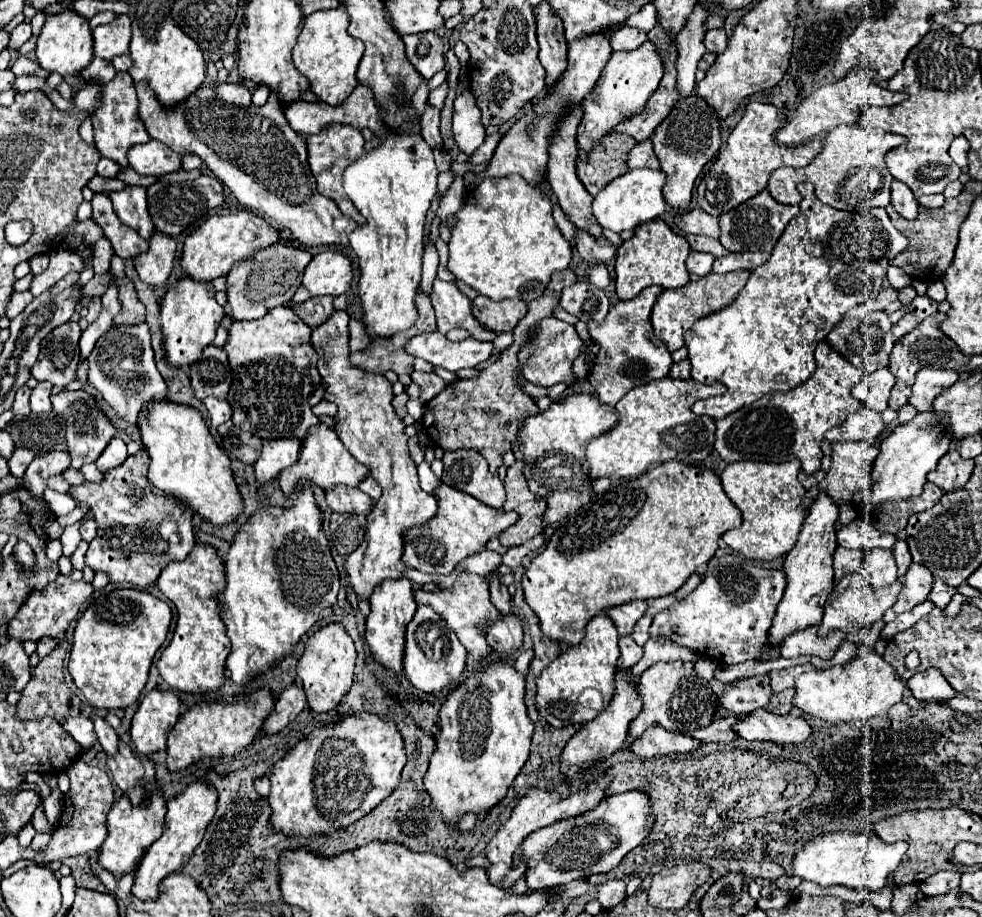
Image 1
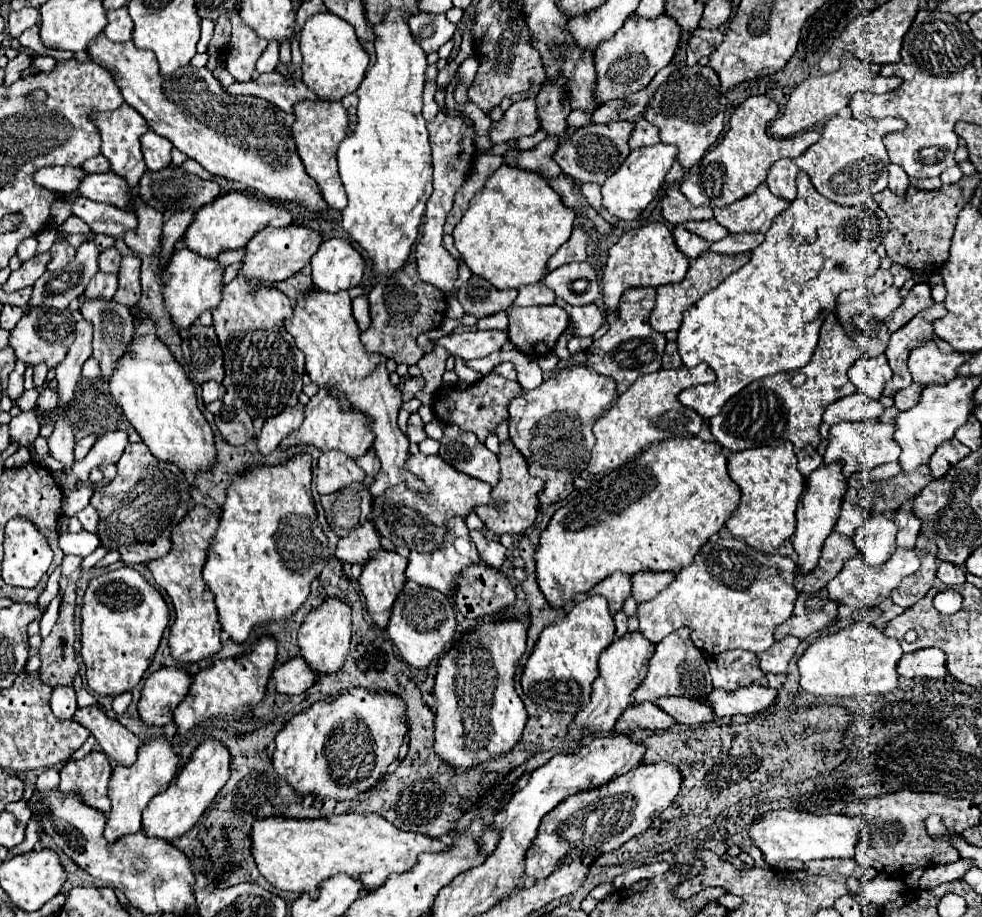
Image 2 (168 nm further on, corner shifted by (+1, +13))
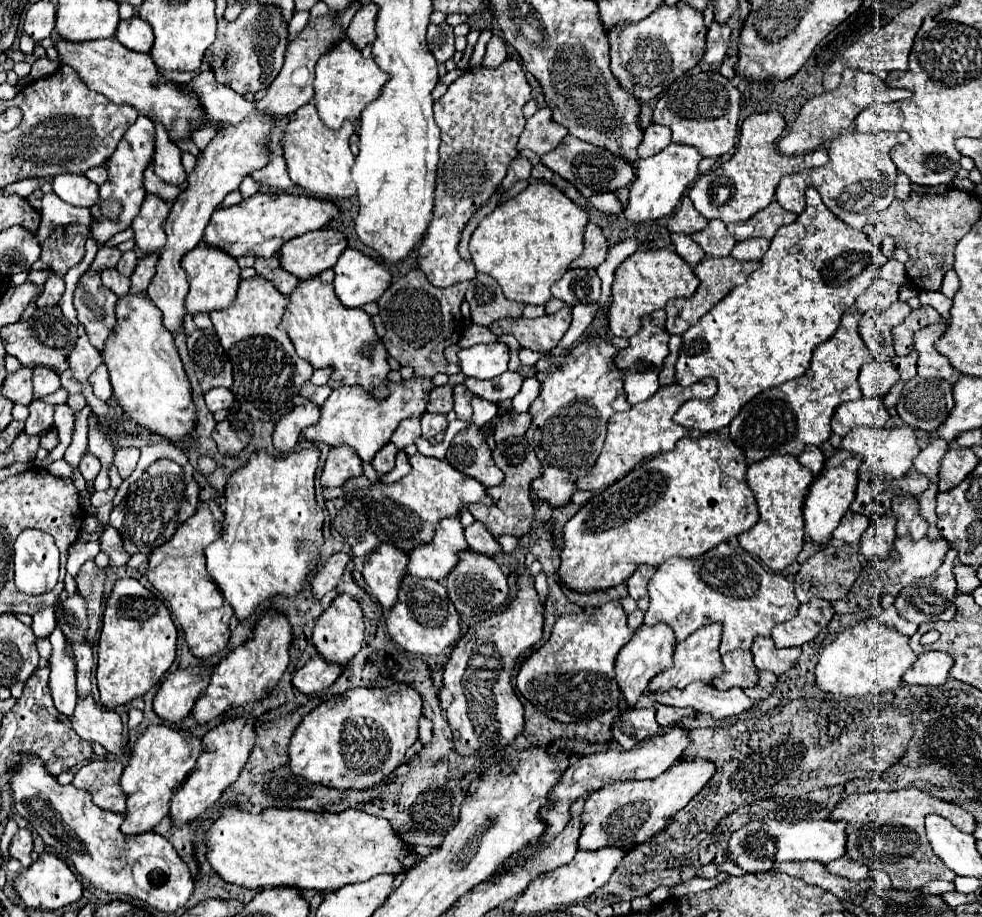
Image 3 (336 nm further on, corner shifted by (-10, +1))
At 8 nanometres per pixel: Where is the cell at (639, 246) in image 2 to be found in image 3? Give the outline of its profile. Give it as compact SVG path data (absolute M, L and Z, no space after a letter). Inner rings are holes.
M649 249L637 251L627 257L615 271L615 283L611 291L609 307L609 331L617 337L631 337L639 331L639 317L661 309L669 299L691 297L699 285L693 267L687 265L675 251L669 249Z

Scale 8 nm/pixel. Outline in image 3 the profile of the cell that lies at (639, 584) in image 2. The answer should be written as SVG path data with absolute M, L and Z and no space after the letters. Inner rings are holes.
M641 565L627 581L627 589L629 589L629 595L639 601L643 597L647 597L647 583L649 583L649 577L653 575L653 569L655 567L649 567L649 565Z

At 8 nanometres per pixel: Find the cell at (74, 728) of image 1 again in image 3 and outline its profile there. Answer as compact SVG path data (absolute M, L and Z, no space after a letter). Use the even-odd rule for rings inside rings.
M55 629L49 637L51 645L53 645L53 653L49 659L51 665L51 675L49 675L49 687L51 687L51 695L55 701L55 707L59 713L71 717L73 709L77 705L77 687L75 687L75 665L73 665L73 657L67 657L63 653L63 645L65 645L65 635L61 633L61 629Z

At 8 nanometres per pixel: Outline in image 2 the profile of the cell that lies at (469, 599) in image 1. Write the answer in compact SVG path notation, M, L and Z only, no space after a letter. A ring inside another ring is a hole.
M452 517L450 521L446 521L446 535L444 535L444 543L432 551L432 553L418 553L418 551L410 551L408 557L408 567L406 567L406 579L418 581L420 585L438 589L440 593L446 593L448 597L454 591L454 579L458 577L458 573L470 565L470 563L480 563L476 545L472 543L470 535L468 535L468 527L464 523L462 517Z

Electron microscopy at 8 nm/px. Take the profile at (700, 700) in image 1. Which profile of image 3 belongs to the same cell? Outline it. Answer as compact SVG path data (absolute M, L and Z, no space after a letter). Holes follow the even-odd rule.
M713 623L713 625L705 625L701 627L697 633L689 635L685 641L675 645L675 657L673 657L673 665L665 671L661 671L659 675L655 675L649 683L649 691L651 693L663 693L669 689L683 689L685 685L693 683L693 681L701 681L705 685L711 685L715 677L721 675L721 655L719 655L719 643L721 643L721 625Z

